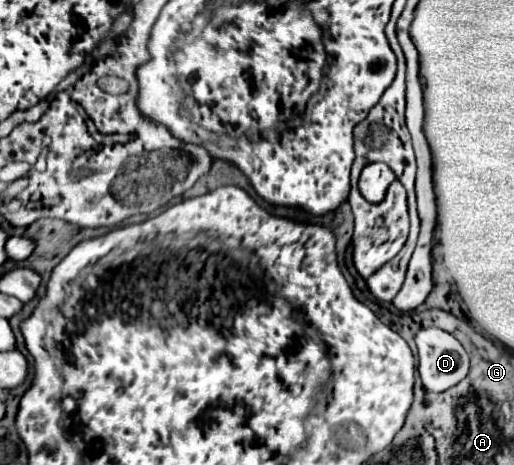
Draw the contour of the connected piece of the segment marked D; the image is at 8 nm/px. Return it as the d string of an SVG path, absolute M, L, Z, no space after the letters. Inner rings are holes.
M426 327L426 329L420 329L414 339L416 339L414 349L410 348L416 360L418 359L418 371L420 371L420 378L418 374L416 376L414 395L416 395L416 383L420 381L421 385L420 379L424 383L426 391L442 393L442 391L448 391L454 385L458 385L468 375L468 353L460 345L460 341L454 339L450 333L436 329L436 327ZM416 345L418 345L418 350Z

